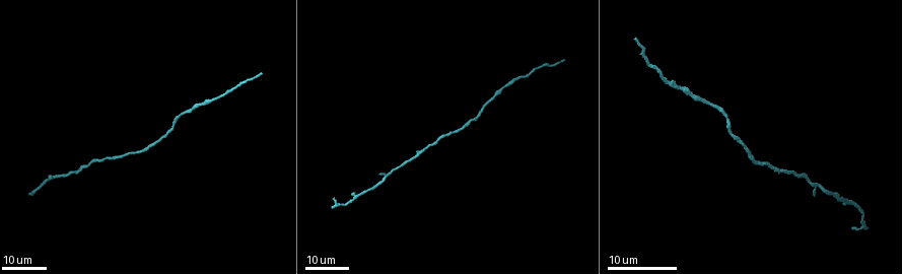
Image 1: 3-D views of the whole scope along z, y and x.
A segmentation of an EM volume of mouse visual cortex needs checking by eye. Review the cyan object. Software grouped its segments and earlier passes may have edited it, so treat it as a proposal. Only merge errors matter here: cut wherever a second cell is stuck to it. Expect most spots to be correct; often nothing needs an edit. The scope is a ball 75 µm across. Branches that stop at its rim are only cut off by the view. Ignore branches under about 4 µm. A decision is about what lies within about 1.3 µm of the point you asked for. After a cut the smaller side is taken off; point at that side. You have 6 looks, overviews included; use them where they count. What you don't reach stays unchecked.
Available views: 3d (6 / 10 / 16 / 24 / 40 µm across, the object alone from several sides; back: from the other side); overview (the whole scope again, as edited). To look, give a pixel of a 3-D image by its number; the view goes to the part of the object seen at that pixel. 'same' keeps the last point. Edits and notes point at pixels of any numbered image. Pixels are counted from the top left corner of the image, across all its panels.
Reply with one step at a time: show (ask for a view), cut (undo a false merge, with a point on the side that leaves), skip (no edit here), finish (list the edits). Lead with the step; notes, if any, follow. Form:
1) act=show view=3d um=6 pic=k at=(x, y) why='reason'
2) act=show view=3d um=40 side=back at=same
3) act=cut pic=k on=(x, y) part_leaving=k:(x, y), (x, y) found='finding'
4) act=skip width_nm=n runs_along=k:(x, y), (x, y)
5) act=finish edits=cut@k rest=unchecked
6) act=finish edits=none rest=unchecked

act=show view=3d um=16 pic=1 at=(667, 81) why='calibre changes'

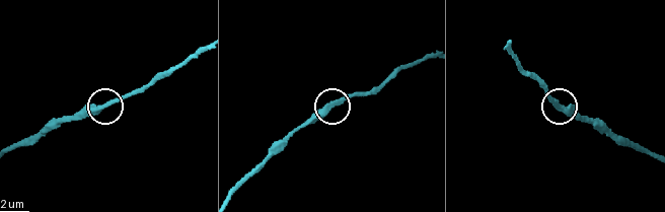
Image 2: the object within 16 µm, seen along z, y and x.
act=show view=3d um=10 pic=2 at=(332, 107) why='zoom in'

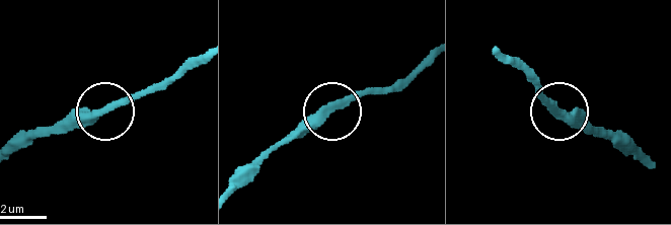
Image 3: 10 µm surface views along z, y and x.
act=skip runs_along=3:(12, 155), (42, 135), (94, 124), (144, 87) found='all the same cell'

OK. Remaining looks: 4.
act=show view=3d um=16 pic=1 at=(198, 107)

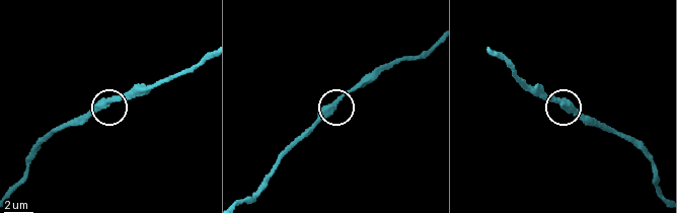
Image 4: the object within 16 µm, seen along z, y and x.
act=show view=3d um=6 pic=4 at=(334, 104)

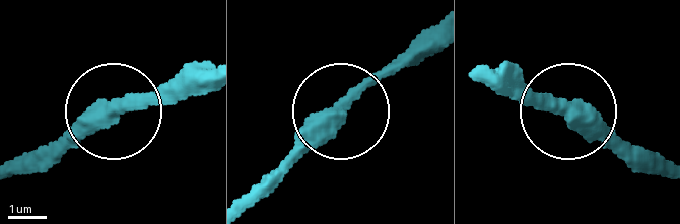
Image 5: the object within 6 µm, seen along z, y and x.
act=skip runs_along=5:(18, 172), (47, 166), (115, 115), (180, 91) found='continuous, no second cell'

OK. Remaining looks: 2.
act=show view=3d um=16 pic=1 at=(150, 146)

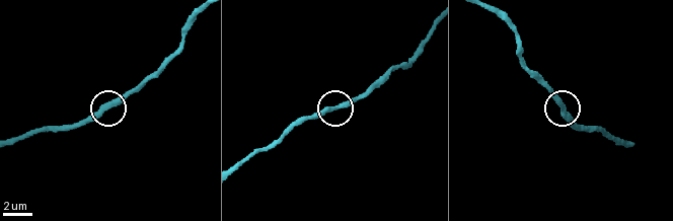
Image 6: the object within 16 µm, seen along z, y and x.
act=show view=3d um=6 pic=6 at=(103, 110) why='closer look'

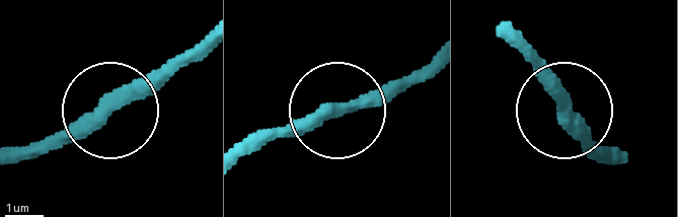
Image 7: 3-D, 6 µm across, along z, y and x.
act=skip runs_along=7:(561, 111), (558, 82), (536, 56) found='one cell here'

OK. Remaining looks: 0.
act=finish edits=none rest=unchecked

